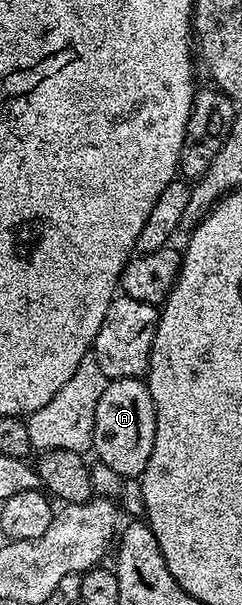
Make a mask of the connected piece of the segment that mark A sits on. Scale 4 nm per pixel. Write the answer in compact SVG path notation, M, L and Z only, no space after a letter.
M137 377L109 380L94 415L93 452L114 473L139 478L153 453L156 438L156 408L147 382Z

